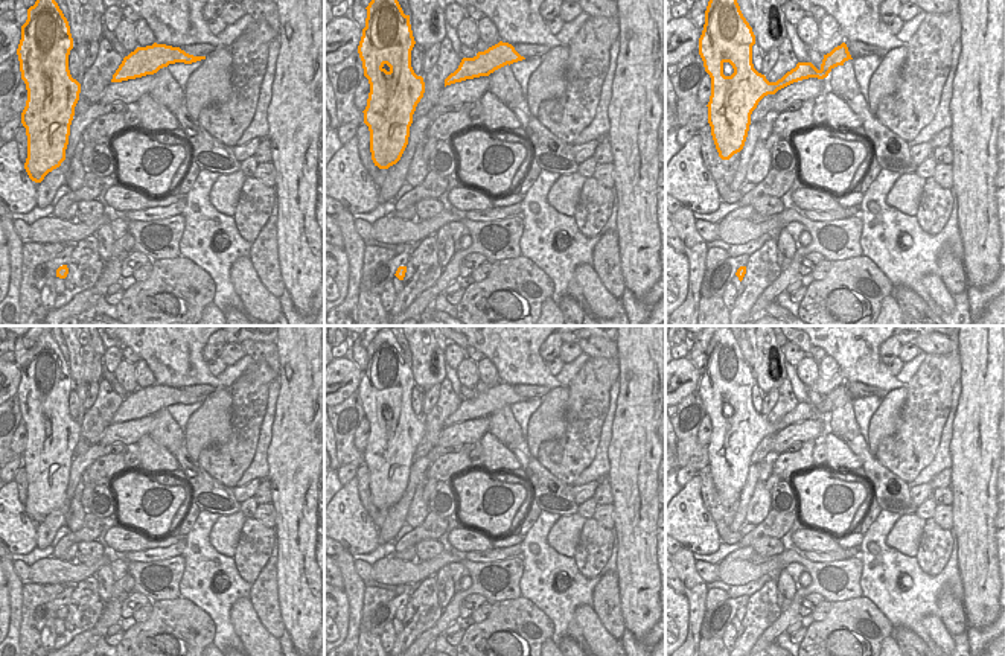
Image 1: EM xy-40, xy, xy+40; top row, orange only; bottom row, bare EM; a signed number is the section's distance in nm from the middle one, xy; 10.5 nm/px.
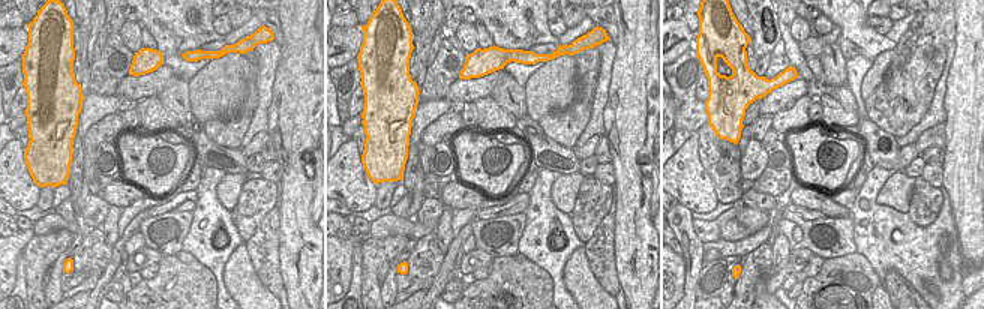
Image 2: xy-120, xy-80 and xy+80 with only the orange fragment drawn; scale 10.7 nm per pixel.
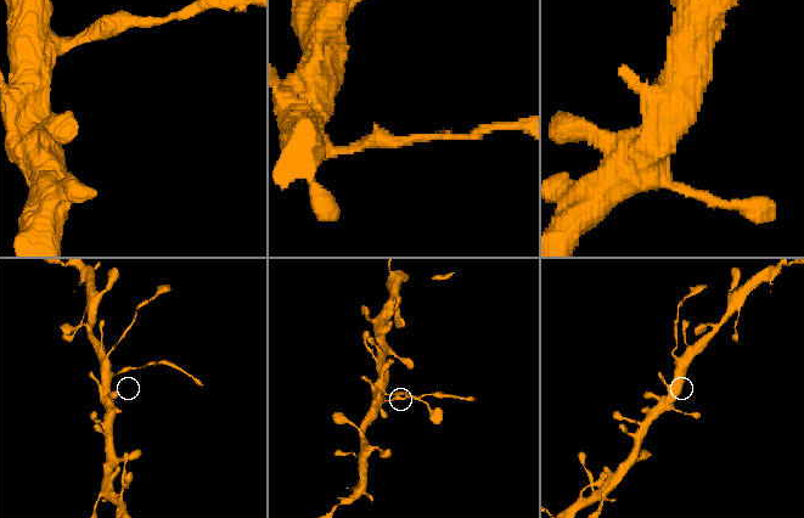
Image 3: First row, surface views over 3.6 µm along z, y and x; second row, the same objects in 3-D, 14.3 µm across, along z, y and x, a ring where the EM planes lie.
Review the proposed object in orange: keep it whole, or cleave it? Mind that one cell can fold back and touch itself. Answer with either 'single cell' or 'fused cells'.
fused cells

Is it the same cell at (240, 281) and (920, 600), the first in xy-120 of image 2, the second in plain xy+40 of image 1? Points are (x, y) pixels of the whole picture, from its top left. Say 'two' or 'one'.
two

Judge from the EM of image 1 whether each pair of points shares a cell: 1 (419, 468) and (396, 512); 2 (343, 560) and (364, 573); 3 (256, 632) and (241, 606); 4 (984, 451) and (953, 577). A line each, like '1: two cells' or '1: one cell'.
1: one cell
2: two cells
3: one cell
4: two cells

